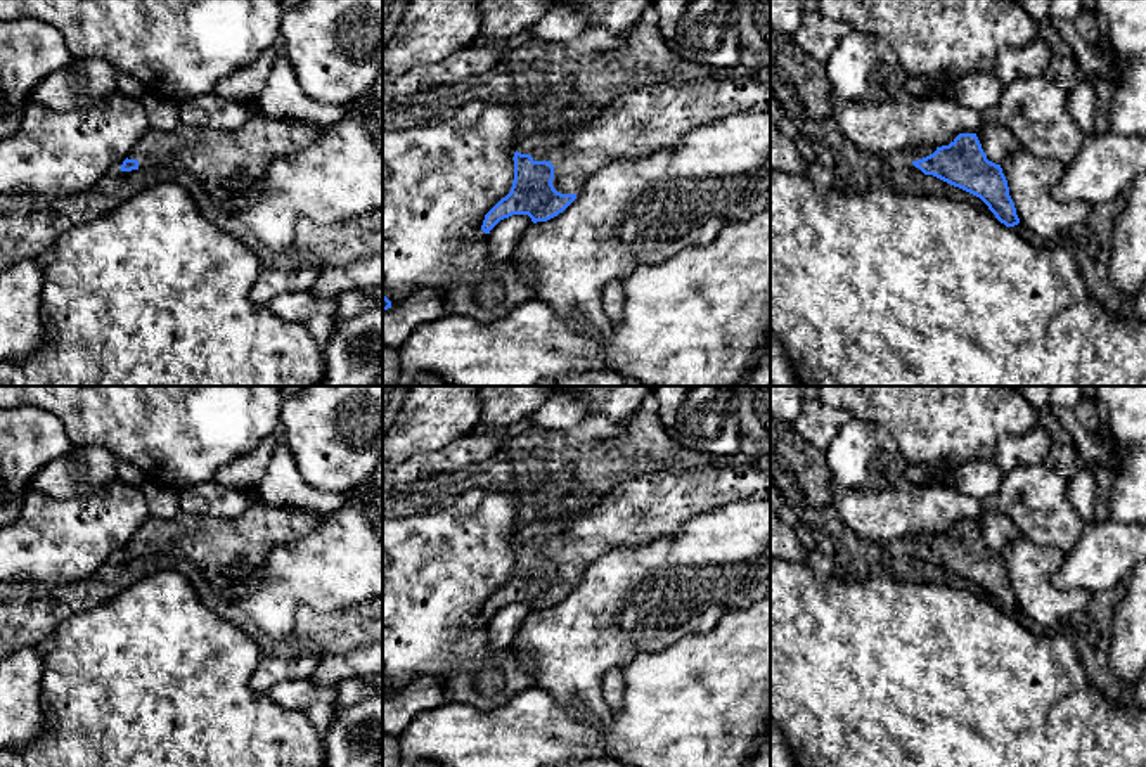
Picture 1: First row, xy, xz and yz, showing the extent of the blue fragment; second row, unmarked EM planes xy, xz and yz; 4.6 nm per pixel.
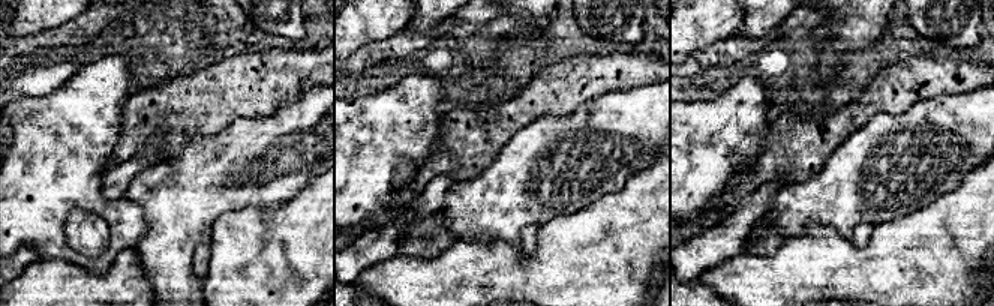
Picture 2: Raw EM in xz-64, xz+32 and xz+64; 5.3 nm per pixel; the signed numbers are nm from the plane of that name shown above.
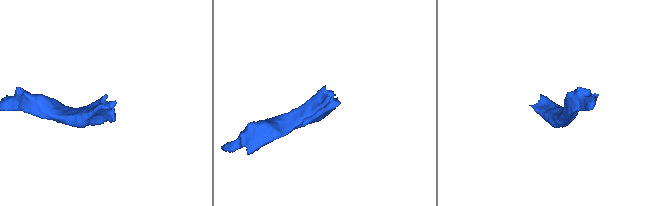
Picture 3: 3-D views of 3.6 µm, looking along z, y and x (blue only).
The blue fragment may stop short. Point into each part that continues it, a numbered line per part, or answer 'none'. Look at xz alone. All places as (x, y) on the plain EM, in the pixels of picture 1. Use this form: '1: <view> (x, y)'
1: xz (634, 513)

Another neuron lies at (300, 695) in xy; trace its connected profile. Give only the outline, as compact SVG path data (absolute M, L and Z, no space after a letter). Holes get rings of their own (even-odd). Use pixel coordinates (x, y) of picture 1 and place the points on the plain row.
M286 680L268 691L274 703L306 712L313 703L334 705L338 699L338 686L320 686L306 680Z

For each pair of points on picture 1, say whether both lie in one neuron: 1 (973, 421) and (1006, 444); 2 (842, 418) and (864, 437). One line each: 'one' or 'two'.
1: two
2: two

